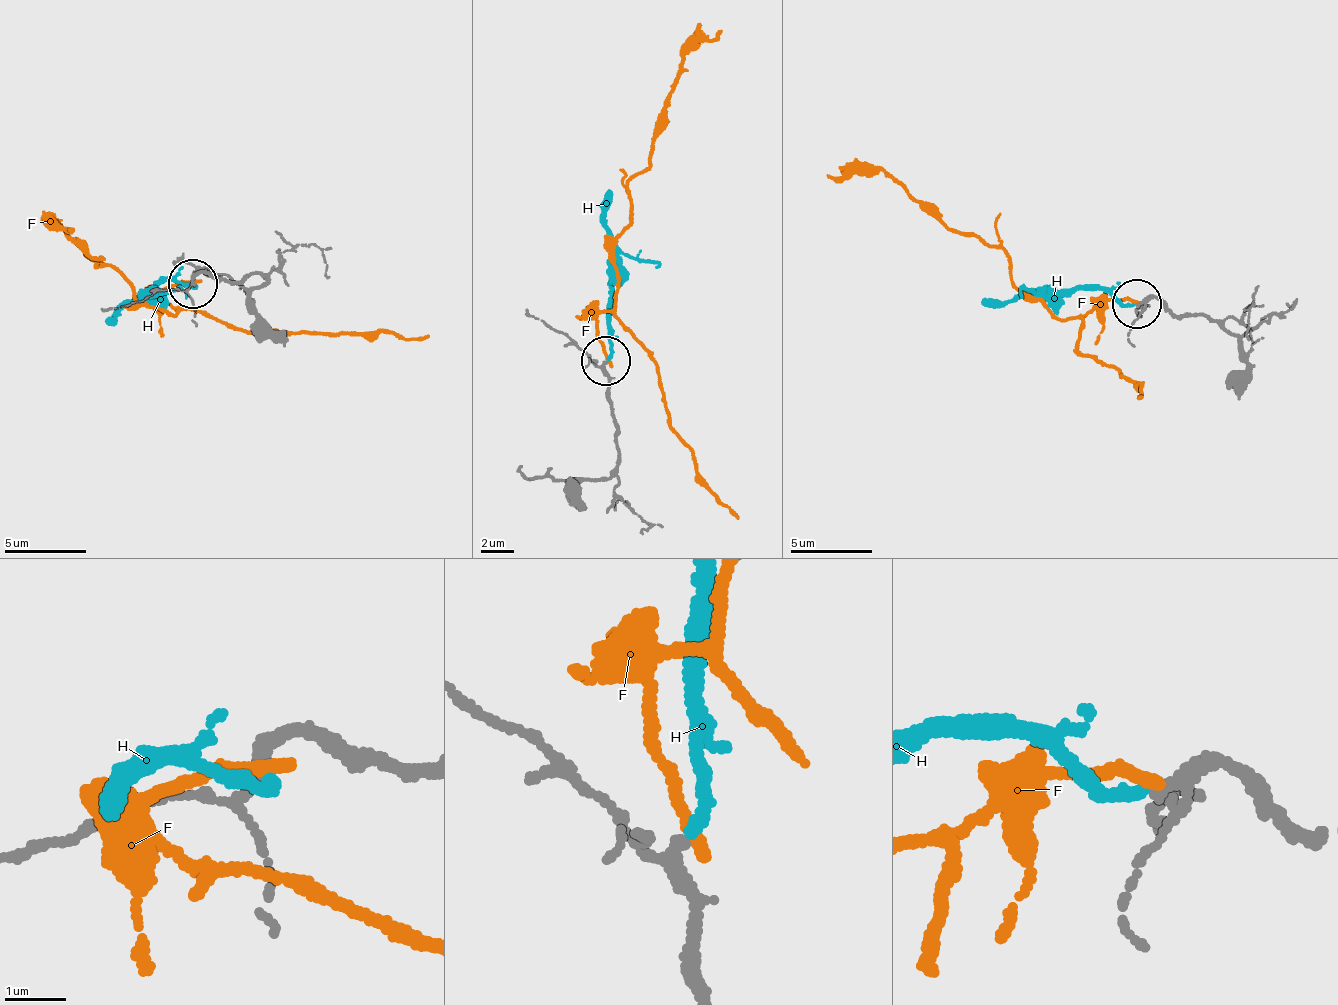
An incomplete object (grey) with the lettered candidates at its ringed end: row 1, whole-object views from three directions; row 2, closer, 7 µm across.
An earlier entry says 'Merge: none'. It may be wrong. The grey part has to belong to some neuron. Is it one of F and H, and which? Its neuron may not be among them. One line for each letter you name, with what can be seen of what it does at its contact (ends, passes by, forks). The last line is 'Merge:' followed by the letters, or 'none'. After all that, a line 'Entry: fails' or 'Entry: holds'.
H: it ends
Merge: H
Entry: fails

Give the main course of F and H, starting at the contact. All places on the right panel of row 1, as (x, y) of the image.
F: (1137, 303), (1104, 297), (1074, 320), (1052, 318), (1004, 248), (947, 229), (889, 174), (828, 173)
H: (1137, 303), (1068, 287), (980, 300)

